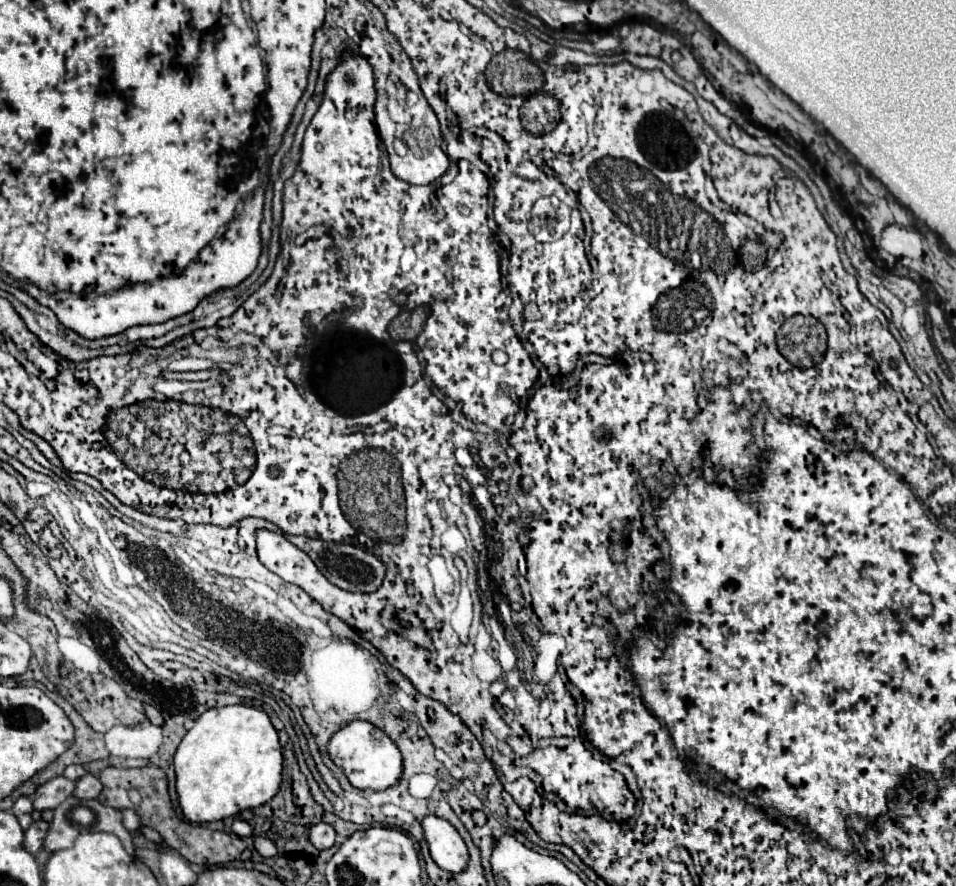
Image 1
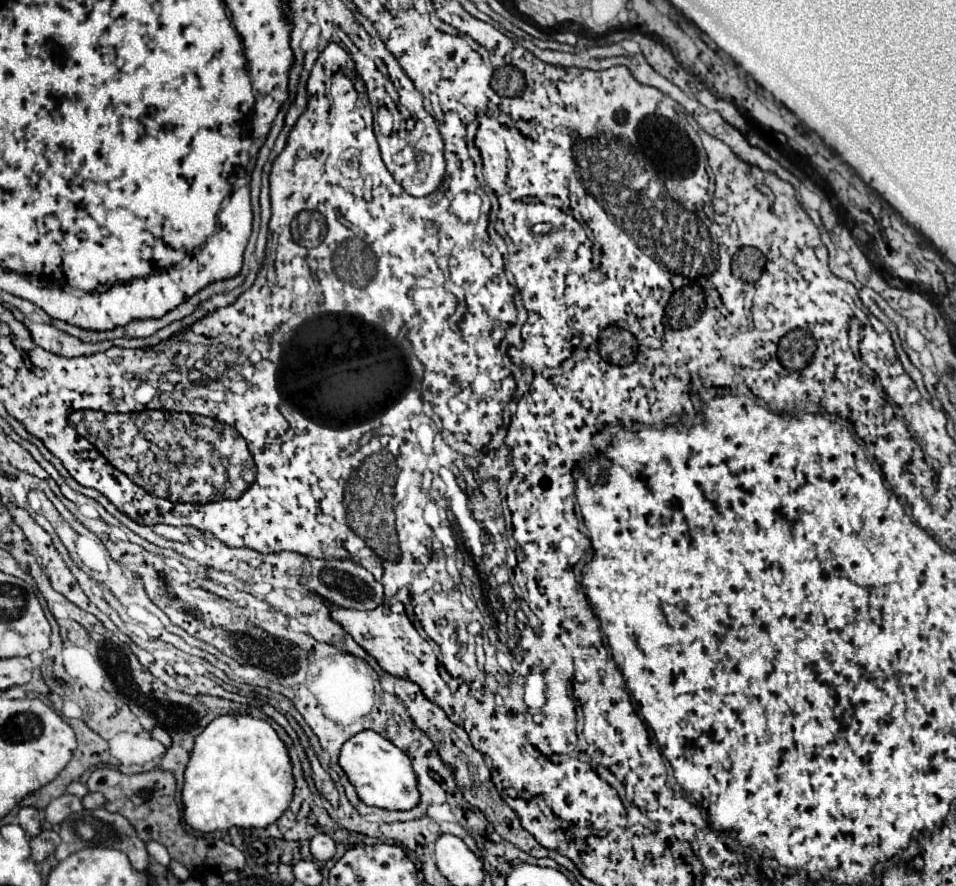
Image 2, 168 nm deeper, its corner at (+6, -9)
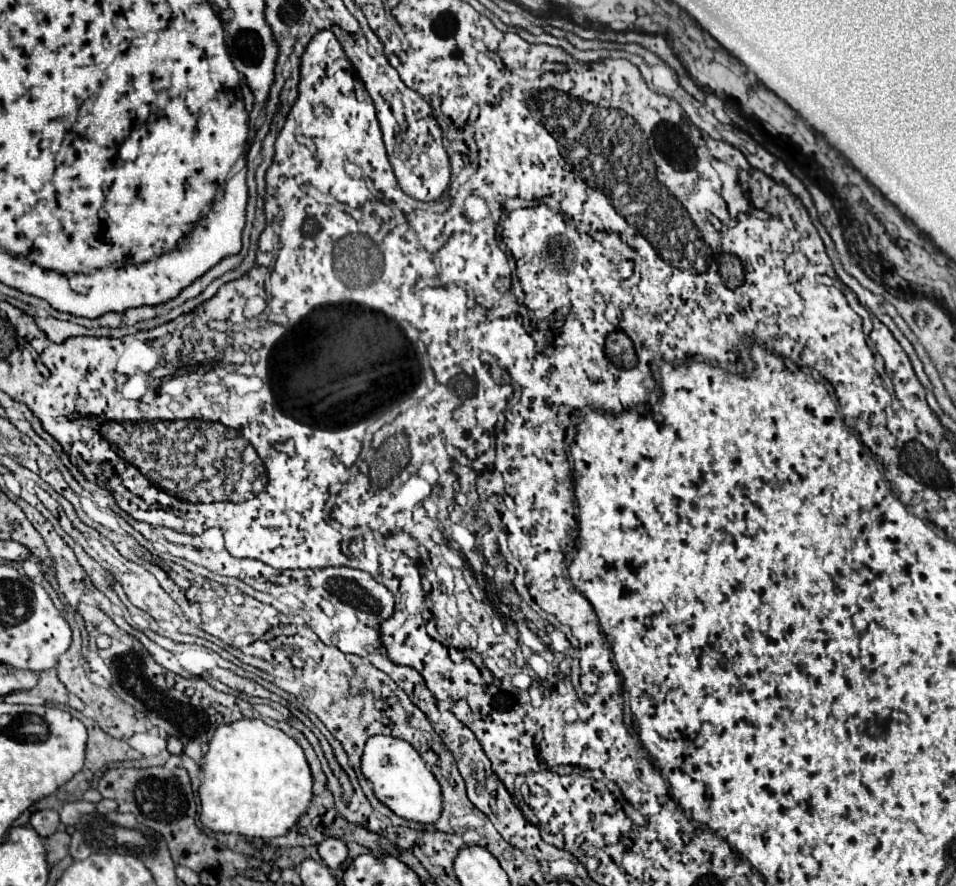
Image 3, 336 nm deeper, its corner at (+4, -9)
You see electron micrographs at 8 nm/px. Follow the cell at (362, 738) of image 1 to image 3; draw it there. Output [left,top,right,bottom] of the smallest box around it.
[360,735,442,823]

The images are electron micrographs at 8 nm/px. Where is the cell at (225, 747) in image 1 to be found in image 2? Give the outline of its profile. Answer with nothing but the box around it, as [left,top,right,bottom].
[184,715,294,833]

